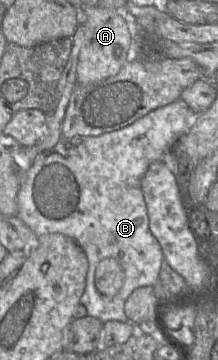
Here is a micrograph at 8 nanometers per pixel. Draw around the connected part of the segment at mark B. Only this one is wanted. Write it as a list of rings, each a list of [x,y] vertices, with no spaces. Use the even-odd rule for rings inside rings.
[[[179,99],[173,103],[159,107],[149,112],[145,116],[136,120],[134,123],[122,129],[104,133],[99,136],[84,137],[80,144],[72,148],[52,149],[51,151],[40,153],[36,156],[31,168],[22,177],[21,185],[17,195],[18,212],[16,216],[21,219],[38,237],[46,234],[62,234],[74,240],[82,248],[88,260],[88,269],[85,278],[85,289],[80,298],[79,304],[86,308],[87,315],[99,319],[102,323],[110,320],[124,323],[130,322],[124,313],[124,304],[128,297],[135,289],[139,287],[154,286],[156,283],[162,262],[164,261],[164,256],[158,241],[152,235],[149,229],[149,219],[146,203],[141,189],[141,180],[150,164],[156,161],[164,161],[164,158],[168,153],[170,153],[172,148],[177,144],[178,140],[189,132],[197,120],[197,115],[198,114],[191,110],[184,101]],[[105,258],[116,259],[124,270],[124,283],[120,290],[111,297],[100,294],[95,286],[96,267],[98,263]]]

